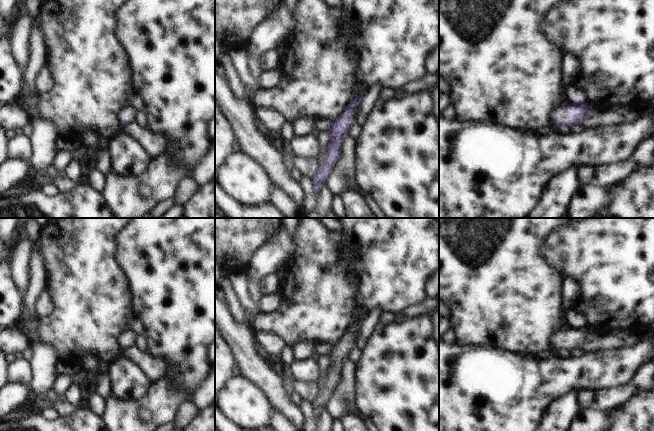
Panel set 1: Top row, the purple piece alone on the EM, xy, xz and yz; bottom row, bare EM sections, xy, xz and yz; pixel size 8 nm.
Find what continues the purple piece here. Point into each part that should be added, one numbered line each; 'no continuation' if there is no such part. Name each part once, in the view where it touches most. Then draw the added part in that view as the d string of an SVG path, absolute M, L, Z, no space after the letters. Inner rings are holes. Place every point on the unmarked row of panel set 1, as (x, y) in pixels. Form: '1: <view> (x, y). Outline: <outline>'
1: yz (558, 338). Outline: M561 330L553 334L550 338L550 344L551 345L563 345L564 344L564 331Z

